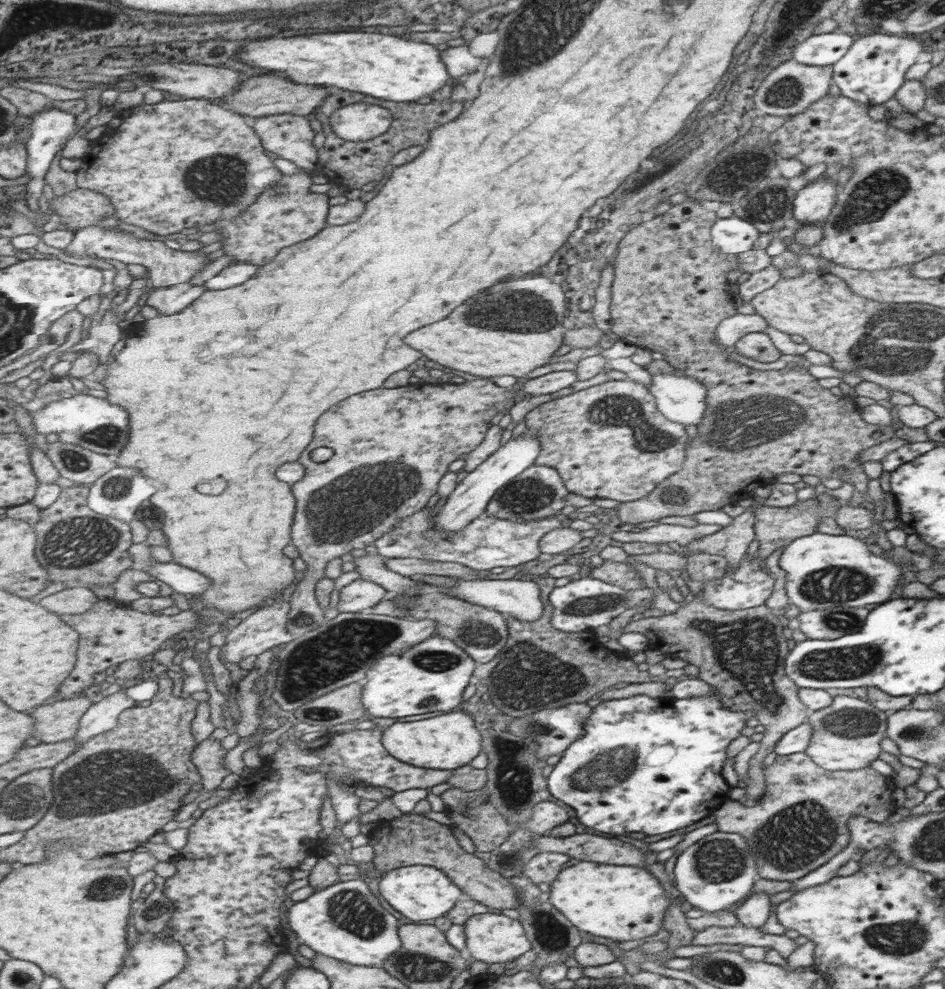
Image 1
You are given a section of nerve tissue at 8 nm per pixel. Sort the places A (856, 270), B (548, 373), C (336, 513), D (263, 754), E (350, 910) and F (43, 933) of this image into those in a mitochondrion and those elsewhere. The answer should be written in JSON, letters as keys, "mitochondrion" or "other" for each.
{"A":"other","B":"other","C":"mitochondrion","D":"other","E":"mitochondrion","F":"other"}

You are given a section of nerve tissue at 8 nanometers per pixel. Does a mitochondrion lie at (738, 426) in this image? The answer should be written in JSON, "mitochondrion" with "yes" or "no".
{"mitochondrion":"yes"}

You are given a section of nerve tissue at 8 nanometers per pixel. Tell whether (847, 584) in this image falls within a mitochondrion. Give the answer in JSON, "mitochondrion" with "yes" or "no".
{"mitochondrion":"yes"}

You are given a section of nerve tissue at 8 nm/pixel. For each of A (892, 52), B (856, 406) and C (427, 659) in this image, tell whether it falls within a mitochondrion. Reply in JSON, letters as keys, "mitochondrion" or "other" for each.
{"A":"mitochondrion","B":"other","C":"mitochondrion"}

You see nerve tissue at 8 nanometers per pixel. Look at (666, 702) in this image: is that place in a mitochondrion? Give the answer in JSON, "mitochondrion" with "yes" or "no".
{"mitochondrion":"no"}

